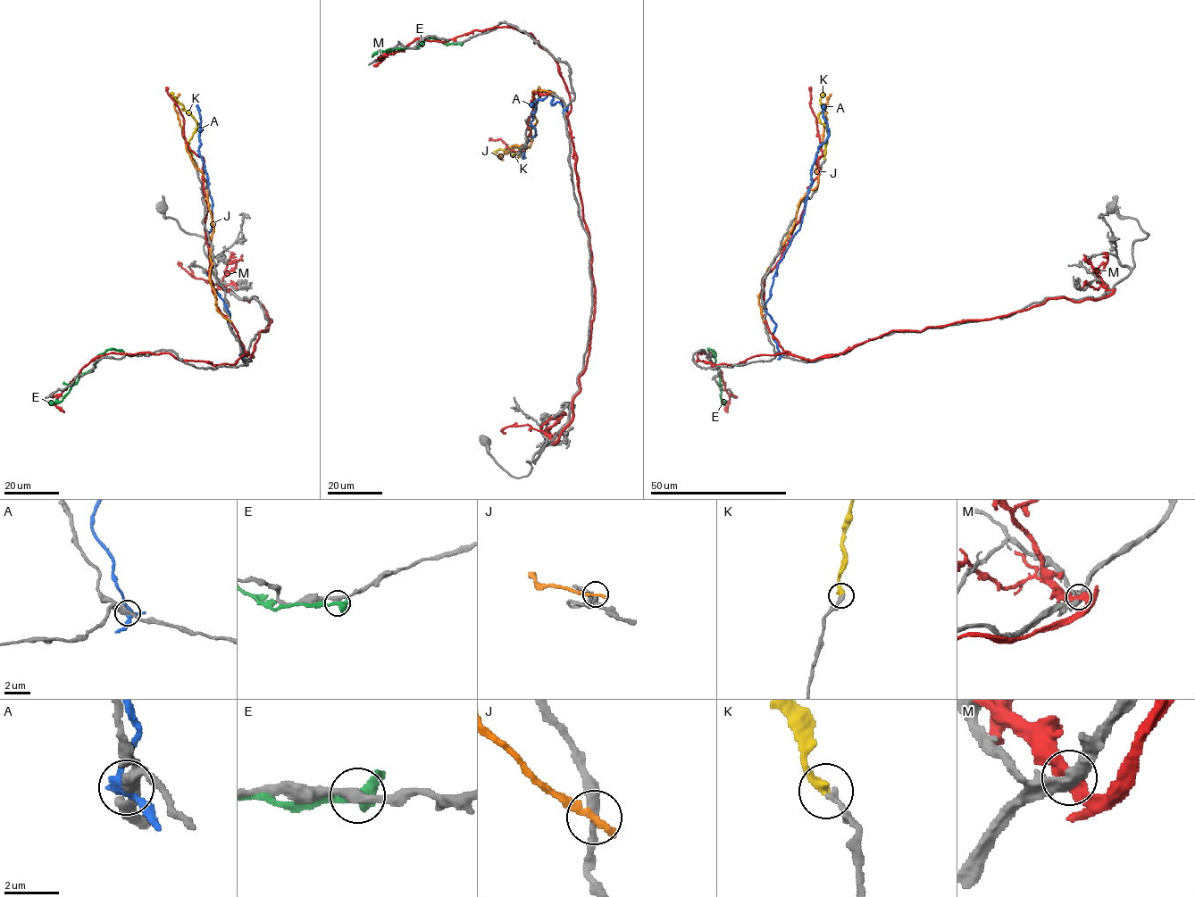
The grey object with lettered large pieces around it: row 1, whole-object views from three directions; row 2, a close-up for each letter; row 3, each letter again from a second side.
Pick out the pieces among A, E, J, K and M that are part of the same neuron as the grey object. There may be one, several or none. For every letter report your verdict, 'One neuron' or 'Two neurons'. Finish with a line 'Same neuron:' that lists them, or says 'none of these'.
A: Two neurons
E: Two neurons
J: Two neurons
K: One neuron
M: Two neurons
Same neuron: K

